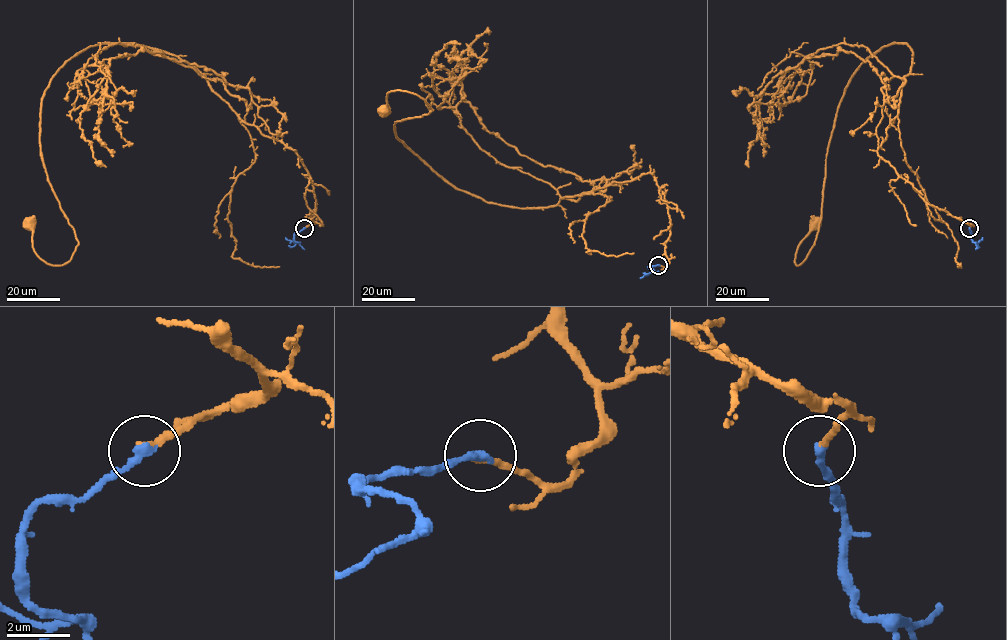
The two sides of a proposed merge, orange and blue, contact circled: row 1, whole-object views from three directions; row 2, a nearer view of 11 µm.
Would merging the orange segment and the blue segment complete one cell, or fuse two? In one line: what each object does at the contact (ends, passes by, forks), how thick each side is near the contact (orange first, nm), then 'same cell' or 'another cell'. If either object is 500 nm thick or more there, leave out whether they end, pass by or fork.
orange ends | blue ends | 200/320 nm | same cell

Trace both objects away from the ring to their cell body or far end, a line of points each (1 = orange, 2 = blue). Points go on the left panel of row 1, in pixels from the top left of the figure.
1: (304, 228), (297, 154), (192, 66), (119, 43), (73, 56), (42, 99), (71, 258), (45, 263), (30, 223)
2: (304, 228), (294, 235), (294, 240), (298, 242), (285, 237)

